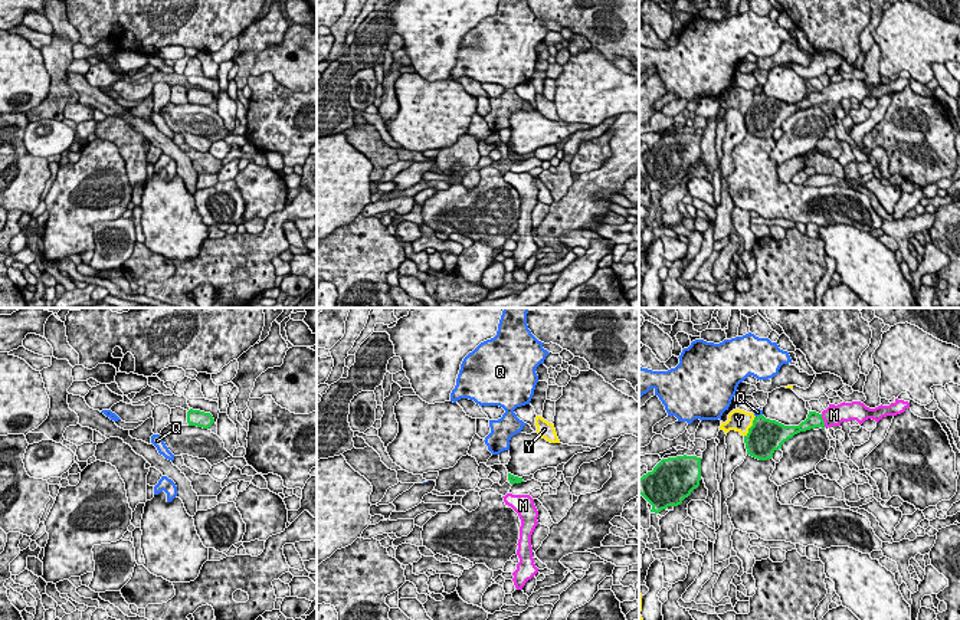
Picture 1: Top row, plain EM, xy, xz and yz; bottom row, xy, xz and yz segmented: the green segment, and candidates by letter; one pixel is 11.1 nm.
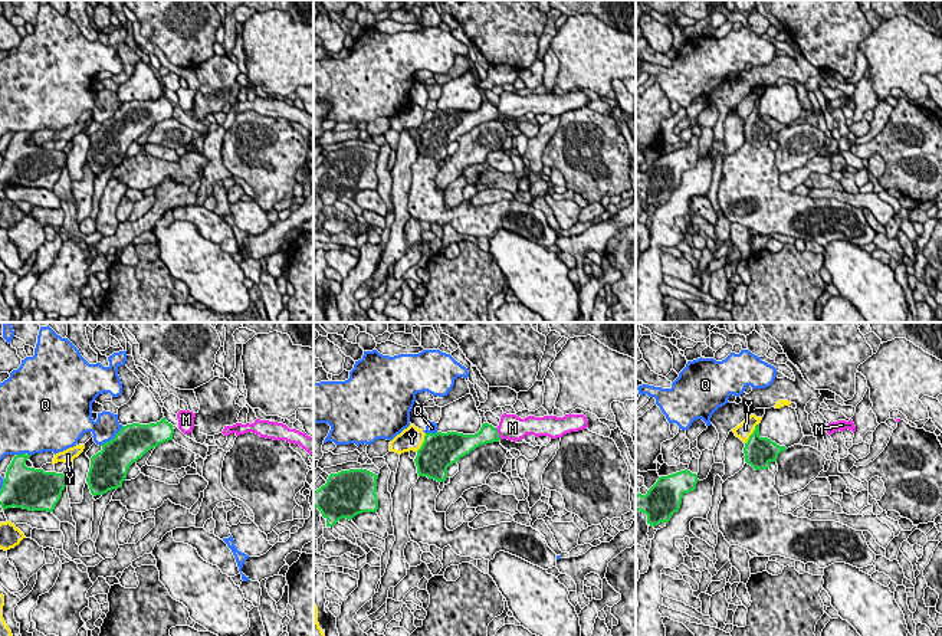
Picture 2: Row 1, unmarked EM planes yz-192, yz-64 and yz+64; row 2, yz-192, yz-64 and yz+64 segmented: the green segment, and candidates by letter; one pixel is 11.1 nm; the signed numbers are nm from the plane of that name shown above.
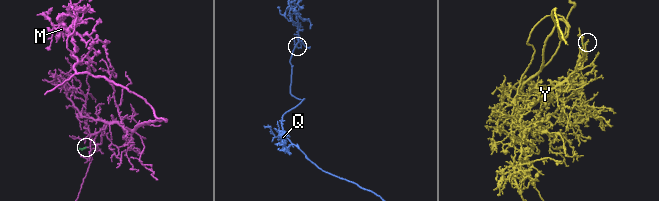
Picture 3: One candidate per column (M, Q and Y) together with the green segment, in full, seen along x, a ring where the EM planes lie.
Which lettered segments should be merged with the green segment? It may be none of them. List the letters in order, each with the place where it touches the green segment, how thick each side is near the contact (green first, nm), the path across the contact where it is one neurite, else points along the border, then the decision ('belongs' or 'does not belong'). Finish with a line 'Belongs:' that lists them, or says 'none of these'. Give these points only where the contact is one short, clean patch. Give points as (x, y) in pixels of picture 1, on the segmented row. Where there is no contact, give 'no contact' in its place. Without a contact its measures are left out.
M: yz (822, 420) | 160/220 nm | across yz (813, 419), (822, 420), (834, 415) | belongs
Q: yz (760, 415) | 380/90 nm | does not belong
Y: yz (752, 426) | 380/240 nm | does not belong
Belongs: M

